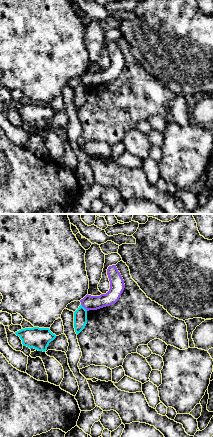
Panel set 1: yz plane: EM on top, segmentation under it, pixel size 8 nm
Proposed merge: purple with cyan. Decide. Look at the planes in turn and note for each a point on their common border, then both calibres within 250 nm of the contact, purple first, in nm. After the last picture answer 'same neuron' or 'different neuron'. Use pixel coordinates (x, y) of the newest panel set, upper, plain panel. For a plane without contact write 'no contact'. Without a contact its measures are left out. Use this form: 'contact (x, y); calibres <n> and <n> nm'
contact (84, 83); calibres 120 and 110 nm

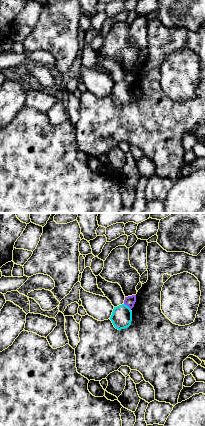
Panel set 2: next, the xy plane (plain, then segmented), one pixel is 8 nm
contact (127, 81); calibres 80 and 170 nm

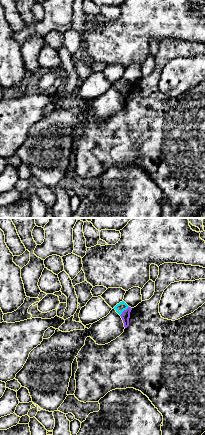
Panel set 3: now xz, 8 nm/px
contact (123, 87); calibres 70 and 70 nm

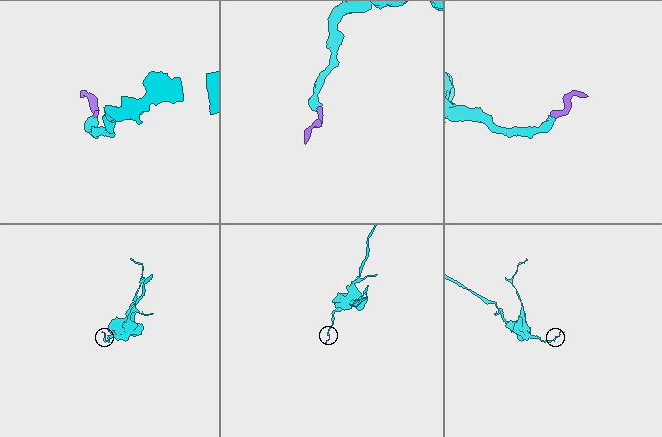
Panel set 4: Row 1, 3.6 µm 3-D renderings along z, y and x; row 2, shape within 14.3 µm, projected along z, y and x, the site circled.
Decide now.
different neuron

